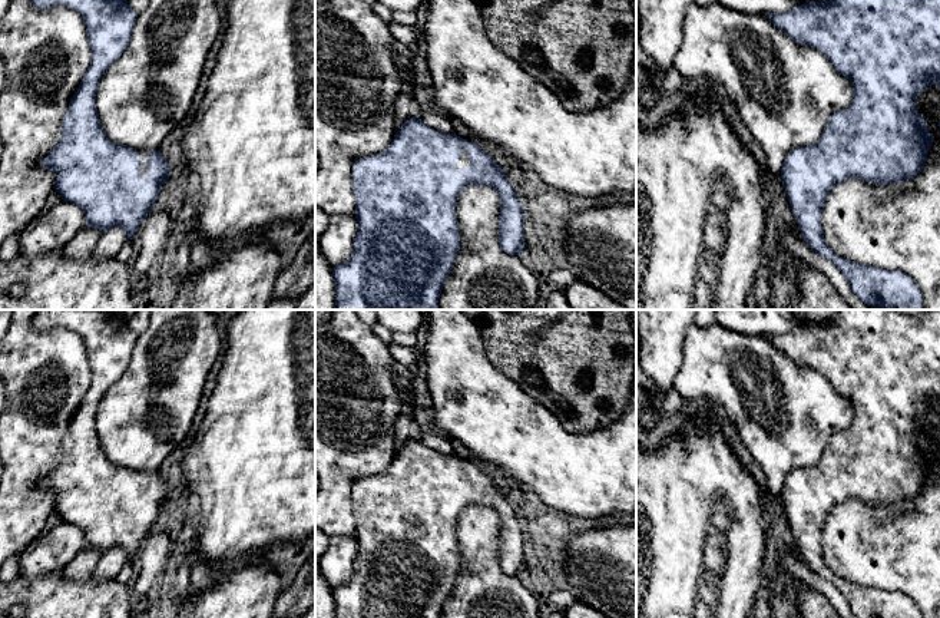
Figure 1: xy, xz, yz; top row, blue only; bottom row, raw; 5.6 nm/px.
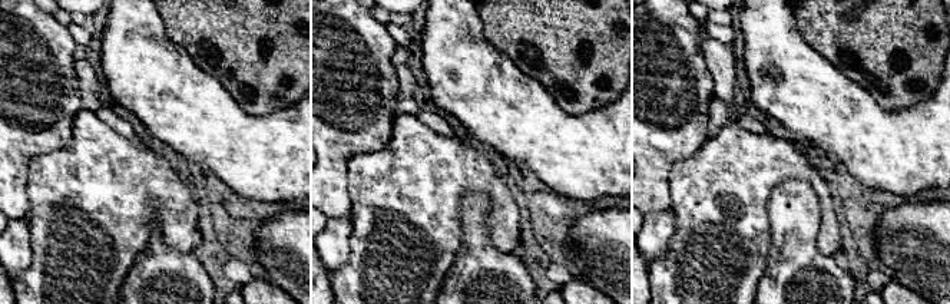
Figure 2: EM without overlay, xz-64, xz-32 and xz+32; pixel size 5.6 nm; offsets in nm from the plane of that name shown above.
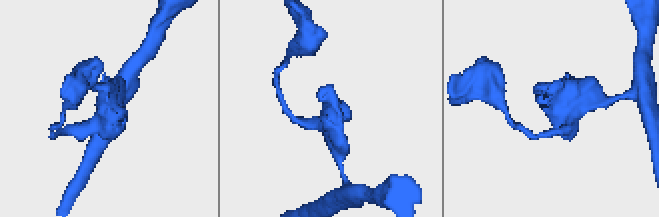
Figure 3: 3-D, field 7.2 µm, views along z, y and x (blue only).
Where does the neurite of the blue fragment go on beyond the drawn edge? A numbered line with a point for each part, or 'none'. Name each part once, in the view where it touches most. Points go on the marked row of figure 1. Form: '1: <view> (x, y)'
1: xy (144, 154)

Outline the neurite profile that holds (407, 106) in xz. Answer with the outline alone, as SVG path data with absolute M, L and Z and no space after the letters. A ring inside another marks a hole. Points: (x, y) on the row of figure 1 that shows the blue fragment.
M414 93L400 96L395 103L395 132L410 118L421 118L423 109L414 98Z

